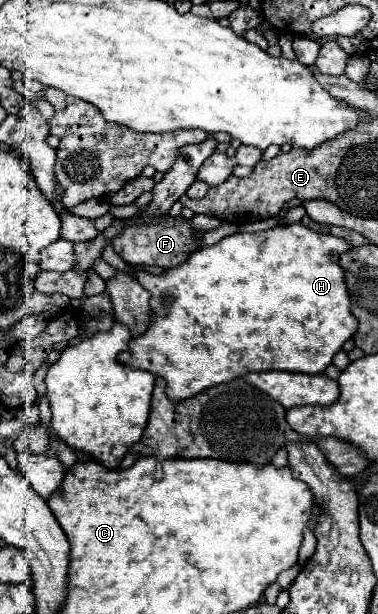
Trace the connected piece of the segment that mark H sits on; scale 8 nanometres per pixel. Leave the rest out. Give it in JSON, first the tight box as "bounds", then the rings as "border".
{"bounds":[118,224,358,402],"border":[[[288,224],[288,226],[274,226],[270,230],[262,230],[262,232],[254,232],[254,234],[232,234],[222,238],[218,244],[210,246],[210,248],[200,248],[196,252],[192,252],[192,256],[180,264],[178,268],[166,270],[164,274],[148,274],[144,270],[136,270],[134,276],[136,280],[140,280],[140,284],[150,292],[150,308],[154,312],[154,320],[148,326],[148,330],[140,336],[140,338],[132,338],[130,346],[124,354],[118,356],[118,360],[130,368],[140,368],[140,370],[148,370],[156,376],[162,376],[166,380],[166,394],[170,400],[180,402],[184,398],[192,398],[196,394],[200,394],[206,388],[212,388],[216,384],[224,384],[230,380],[236,380],[248,372],[262,372],[262,370],[286,370],[286,372],[300,372],[300,374],[322,374],[330,364],[334,354],[344,346],[346,340],[350,340],[358,328],[358,320],[352,316],[350,310],[350,296],[348,296],[348,288],[346,288],[346,272],[344,268],[332,260],[332,254],[338,252],[348,252],[352,248],[352,244],[344,238],[332,236],[332,234],[318,234],[302,224]]]}

